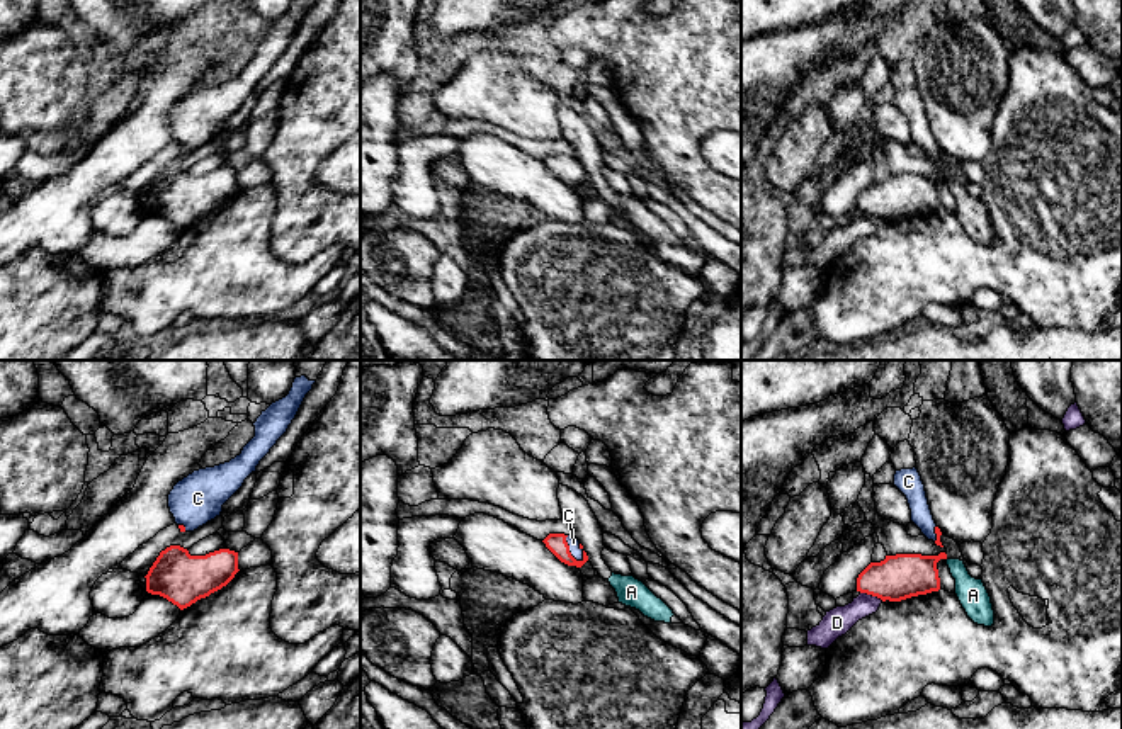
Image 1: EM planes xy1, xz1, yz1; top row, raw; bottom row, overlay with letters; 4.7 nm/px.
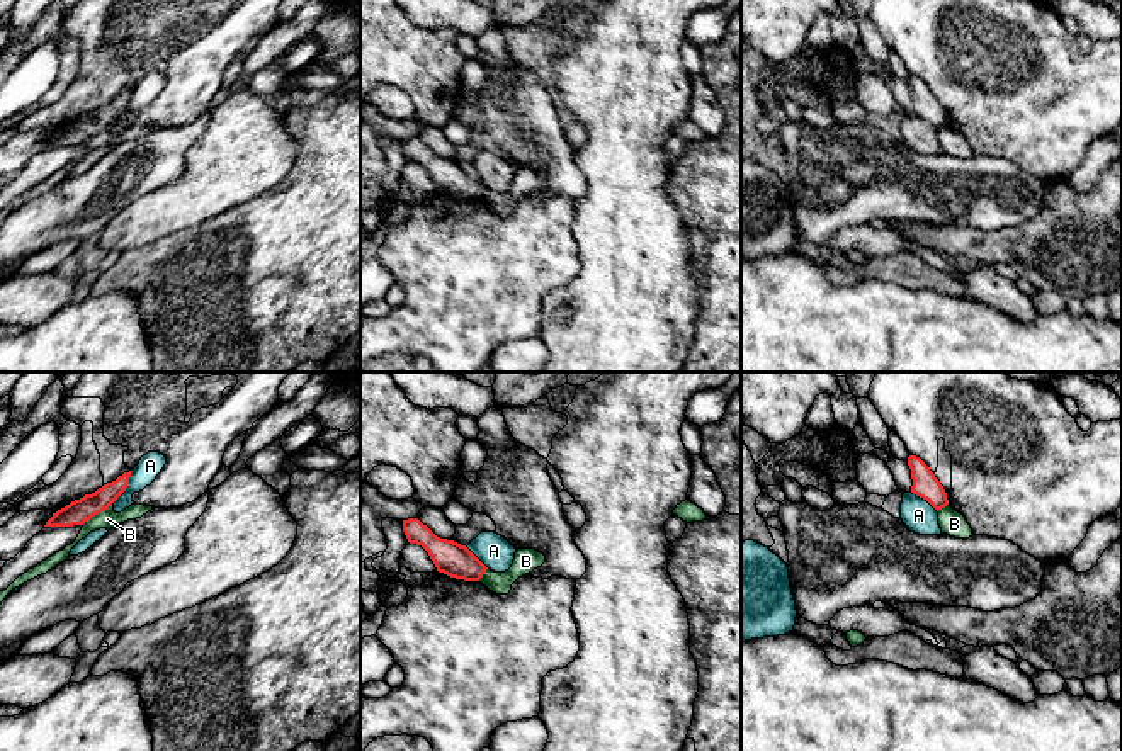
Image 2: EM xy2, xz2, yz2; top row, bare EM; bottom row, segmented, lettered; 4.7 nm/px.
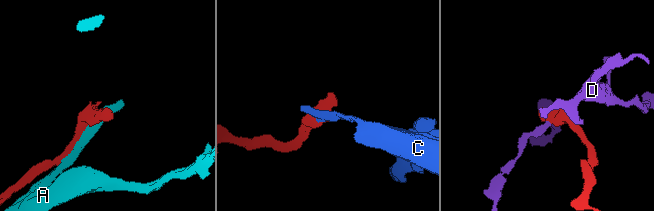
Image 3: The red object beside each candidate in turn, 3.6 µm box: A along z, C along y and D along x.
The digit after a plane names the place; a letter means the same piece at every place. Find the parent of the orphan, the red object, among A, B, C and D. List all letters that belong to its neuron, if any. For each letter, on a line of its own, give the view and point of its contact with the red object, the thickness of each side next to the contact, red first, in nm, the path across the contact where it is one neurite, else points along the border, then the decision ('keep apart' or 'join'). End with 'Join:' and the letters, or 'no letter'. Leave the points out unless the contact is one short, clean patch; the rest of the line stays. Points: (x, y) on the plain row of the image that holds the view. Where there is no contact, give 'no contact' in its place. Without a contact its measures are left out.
A: yz2 (925, 118) | 120/160 nm | keep apart
B: xy2 (97, 133) | 110/90 nm | along xy2 (113, 124), (82, 143) | keep apart
C: xz1 (568, 170) | 100/60 nm | across xz1 (556, 162), (568, 170), (573, 162) | join
D: yz1 (872, 214) | 220/140 nm | along yz1 (861, 211), (883, 220) | keep apart
Join: C

